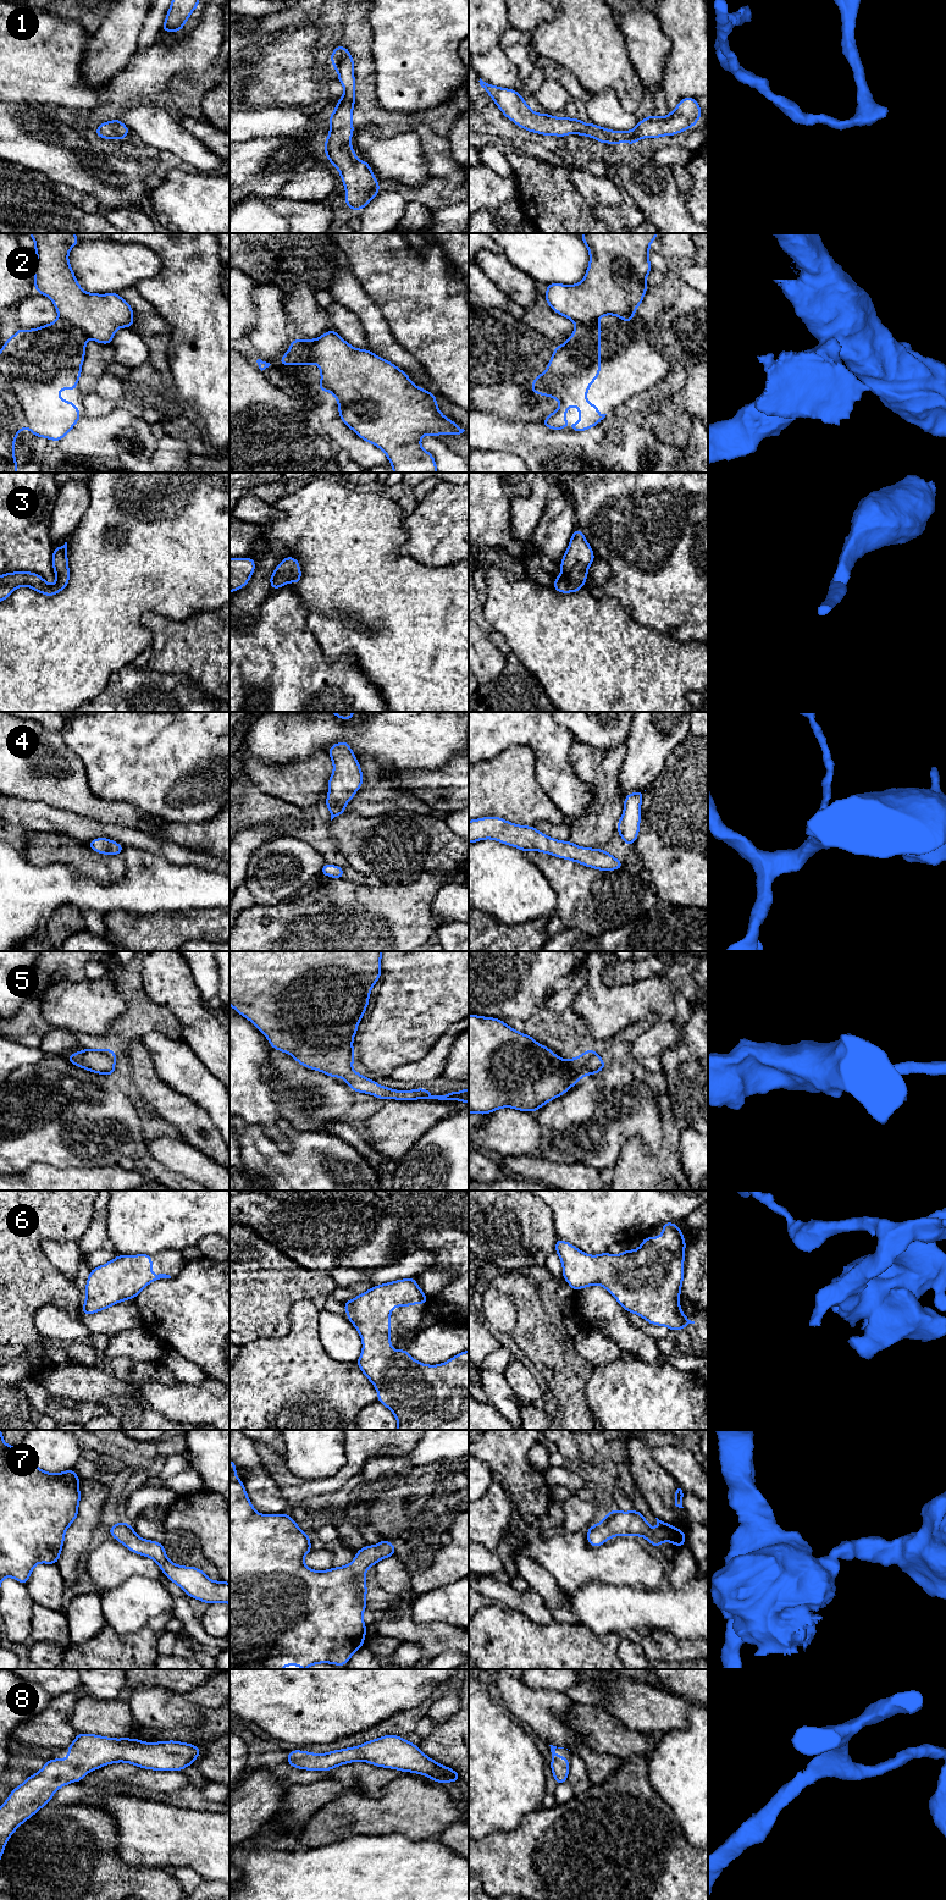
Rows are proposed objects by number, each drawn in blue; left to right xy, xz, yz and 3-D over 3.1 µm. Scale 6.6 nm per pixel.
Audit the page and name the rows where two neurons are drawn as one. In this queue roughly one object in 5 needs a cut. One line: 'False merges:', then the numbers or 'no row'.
False merges: 2

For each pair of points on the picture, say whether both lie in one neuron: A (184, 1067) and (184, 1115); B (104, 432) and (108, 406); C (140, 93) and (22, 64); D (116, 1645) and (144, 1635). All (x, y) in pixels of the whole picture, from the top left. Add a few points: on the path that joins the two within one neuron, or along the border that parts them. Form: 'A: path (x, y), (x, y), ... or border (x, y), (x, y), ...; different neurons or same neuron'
A: border (161, 1078), (208, 1113); different neurons
B: border (116, 407), (101, 416), (83, 415); different neurons
C: path (111, 93), (76, 94), (51, 73); same neuron
D: path (123, 1646), (137, 1642); same neuron

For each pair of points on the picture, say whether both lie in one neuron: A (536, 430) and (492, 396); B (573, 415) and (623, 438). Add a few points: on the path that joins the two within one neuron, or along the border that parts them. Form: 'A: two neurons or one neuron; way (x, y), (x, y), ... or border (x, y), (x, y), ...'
A: two neurons; border (496, 415), (503, 419), (537, 420), (540, 423)
B: two neurons; border (608, 413), (595, 425), (585, 430)

